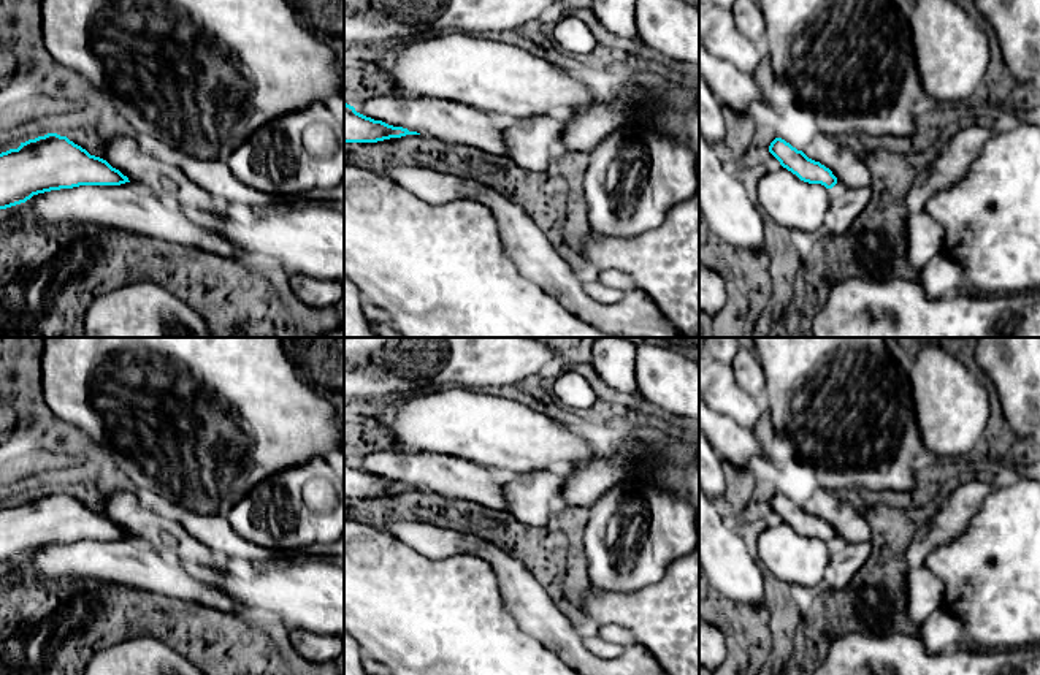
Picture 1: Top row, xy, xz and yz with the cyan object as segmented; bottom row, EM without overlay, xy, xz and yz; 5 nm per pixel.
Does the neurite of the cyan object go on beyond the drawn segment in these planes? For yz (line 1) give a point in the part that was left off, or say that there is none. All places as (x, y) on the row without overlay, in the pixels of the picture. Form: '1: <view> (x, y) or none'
1: none

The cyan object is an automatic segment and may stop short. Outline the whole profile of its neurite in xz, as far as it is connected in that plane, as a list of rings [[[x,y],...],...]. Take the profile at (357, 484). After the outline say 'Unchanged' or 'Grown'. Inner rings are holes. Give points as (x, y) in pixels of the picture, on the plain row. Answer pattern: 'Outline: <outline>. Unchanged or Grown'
Outline: [[[344,458],[344,498],[377,498],[406,490],[420,490],[403,482],[393,482],[382,475],[374,475]]]. Unchanged

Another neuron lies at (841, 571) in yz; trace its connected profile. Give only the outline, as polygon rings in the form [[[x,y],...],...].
[[[835,539],[829,543],[831,548],[831,564],[826,570],[823,586],[840,591],[859,570],[870,555],[870,543],[848,543],[843,539]]]

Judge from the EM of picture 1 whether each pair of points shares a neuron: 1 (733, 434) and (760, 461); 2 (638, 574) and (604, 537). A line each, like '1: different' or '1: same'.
1: same
2: same

